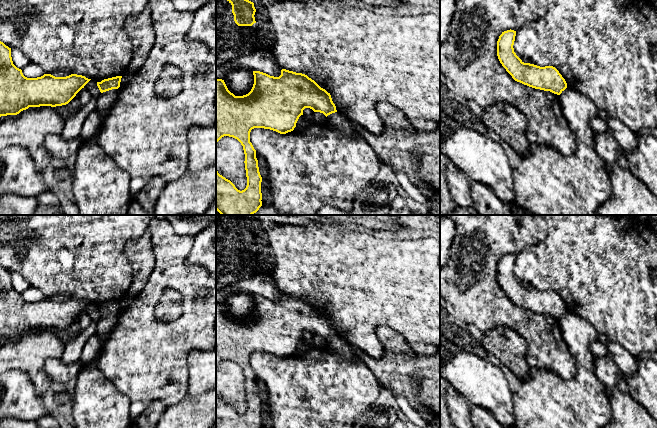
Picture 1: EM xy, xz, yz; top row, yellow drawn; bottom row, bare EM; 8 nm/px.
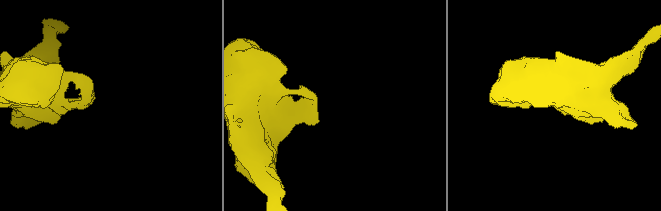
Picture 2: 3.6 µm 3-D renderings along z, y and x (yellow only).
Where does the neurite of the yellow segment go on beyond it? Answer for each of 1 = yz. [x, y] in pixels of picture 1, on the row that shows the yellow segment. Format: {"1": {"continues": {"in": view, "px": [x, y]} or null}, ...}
{"1": {"continues": null}}

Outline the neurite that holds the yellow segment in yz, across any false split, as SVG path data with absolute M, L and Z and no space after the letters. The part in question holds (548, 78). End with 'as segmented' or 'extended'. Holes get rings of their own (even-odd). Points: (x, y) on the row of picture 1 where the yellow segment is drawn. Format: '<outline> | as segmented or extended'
M511 29L499 36L497 56L502 66L515 81L560 95L567 88L567 83L559 71L553 66L524 63L514 52L515 36L516 31Z | as segmented

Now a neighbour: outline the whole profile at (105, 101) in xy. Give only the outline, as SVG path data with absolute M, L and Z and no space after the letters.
M112 89L103 92L97 98L96 110L100 114L101 118L104 117L115 104L118 98L118 89Z

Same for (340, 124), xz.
M335 112L326 117L326 123L339 135L359 139L362 136L353 128L351 121L342 114Z

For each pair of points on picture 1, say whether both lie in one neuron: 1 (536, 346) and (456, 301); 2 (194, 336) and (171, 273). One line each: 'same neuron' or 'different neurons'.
1: same neuron
2: same neuron

